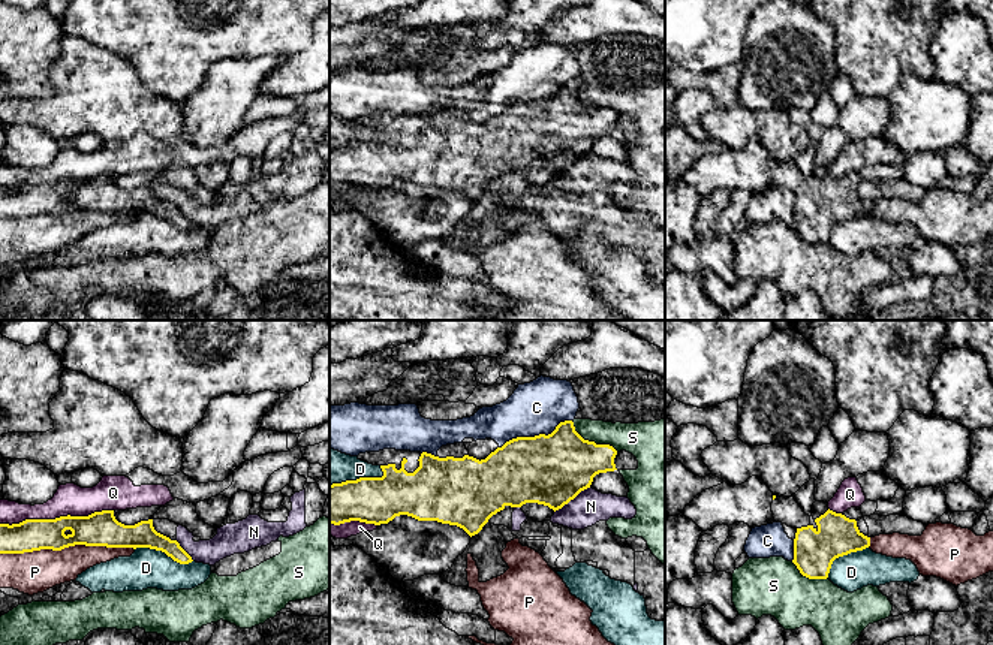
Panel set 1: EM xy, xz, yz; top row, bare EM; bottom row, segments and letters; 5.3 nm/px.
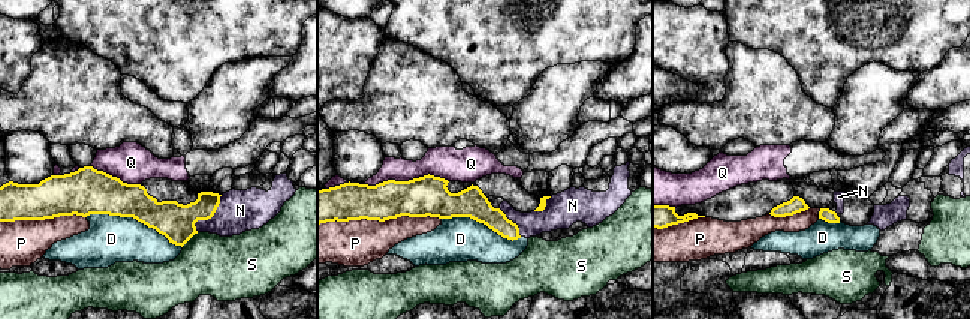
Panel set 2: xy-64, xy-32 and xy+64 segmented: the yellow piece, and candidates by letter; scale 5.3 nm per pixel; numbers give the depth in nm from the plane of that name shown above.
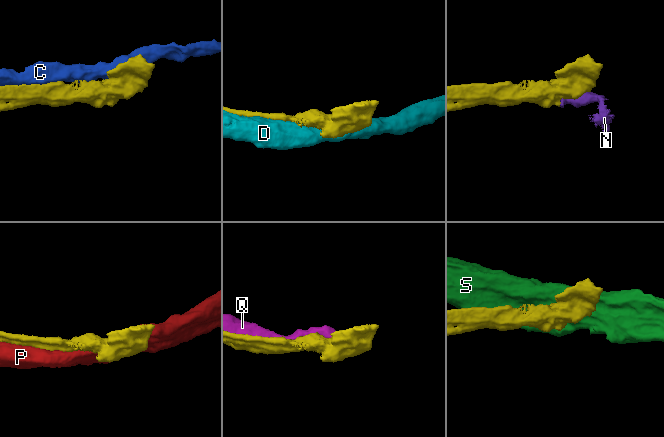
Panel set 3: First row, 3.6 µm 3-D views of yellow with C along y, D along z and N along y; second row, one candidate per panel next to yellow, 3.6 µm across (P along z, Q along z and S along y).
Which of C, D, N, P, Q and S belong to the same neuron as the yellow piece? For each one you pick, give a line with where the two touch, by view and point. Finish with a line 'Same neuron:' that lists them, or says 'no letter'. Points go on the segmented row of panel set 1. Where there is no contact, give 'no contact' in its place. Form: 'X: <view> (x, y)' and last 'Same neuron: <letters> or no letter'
Same neuron: no letter

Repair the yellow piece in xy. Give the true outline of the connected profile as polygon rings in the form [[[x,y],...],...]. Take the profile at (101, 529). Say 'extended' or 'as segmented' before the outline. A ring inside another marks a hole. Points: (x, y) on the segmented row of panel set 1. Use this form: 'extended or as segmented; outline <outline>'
as segmented; outline [[[114,510],[94,512],[88,516],[60,516],[55,519],[25,519],[19,524],[0,524],[0,554],[24,554],[40,549],[61,551],[69,546],[106,546],[106,548],[150,548],[165,552],[180,564],[192,563],[192,557],[177,540],[157,533],[153,519],[135,525],[124,525],[114,516]]]

